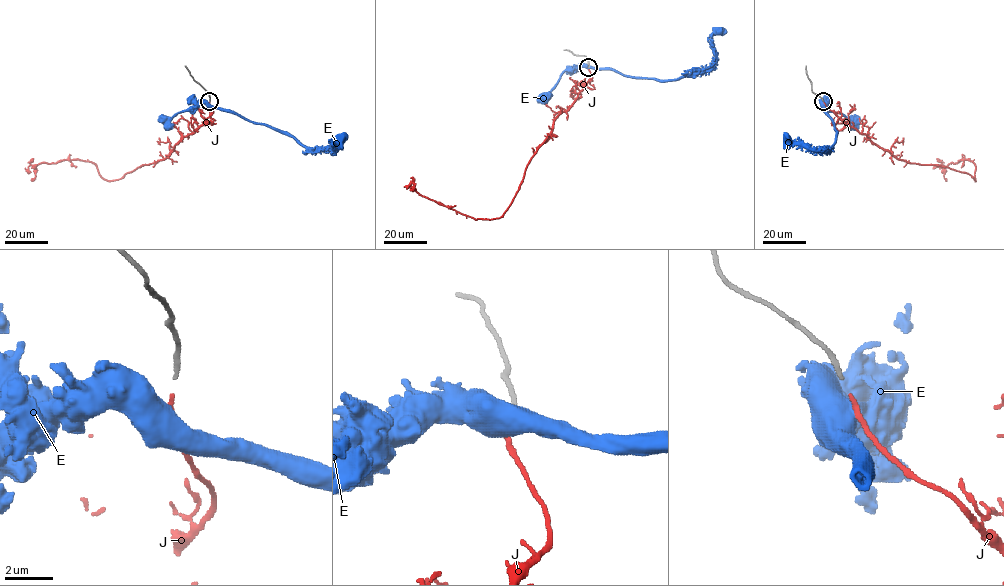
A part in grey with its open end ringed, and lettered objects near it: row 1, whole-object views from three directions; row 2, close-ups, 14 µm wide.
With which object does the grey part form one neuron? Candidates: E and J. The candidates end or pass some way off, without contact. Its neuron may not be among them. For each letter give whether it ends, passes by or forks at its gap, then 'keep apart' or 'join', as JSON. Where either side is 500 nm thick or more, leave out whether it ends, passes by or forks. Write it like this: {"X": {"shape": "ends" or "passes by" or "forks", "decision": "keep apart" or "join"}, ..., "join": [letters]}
{"E": {"decision": "keep apart"}, "J": {"shape": "ends", "decision": "join"}, "join": ["J"]}

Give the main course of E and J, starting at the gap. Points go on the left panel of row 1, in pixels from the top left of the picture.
E: (208, 102), (282, 131), (310, 148), (336, 149), (333, 142), (339, 135), (339, 138)
J: (209, 102), (213, 112), (163, 159), (120, 178), (104, 179), (90, 162), (64, 160), (40, 163), (31, 181)

